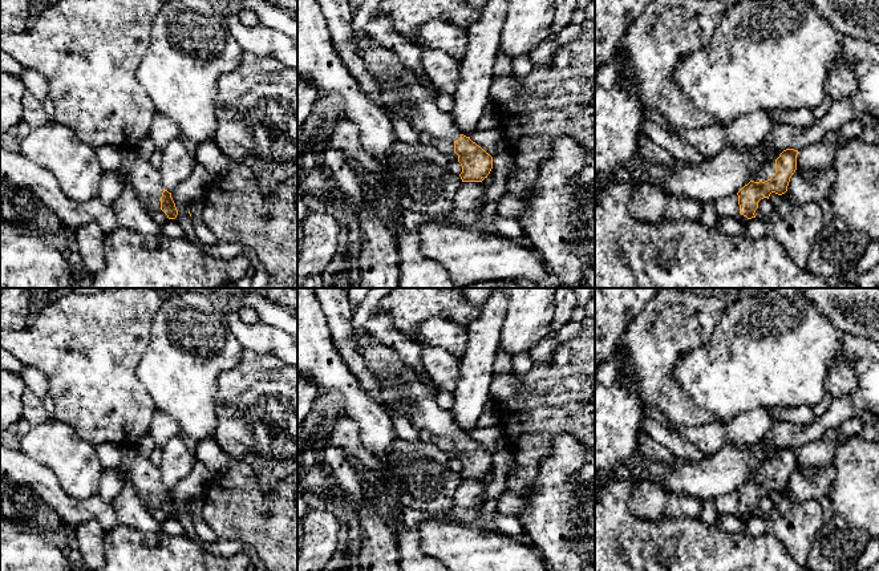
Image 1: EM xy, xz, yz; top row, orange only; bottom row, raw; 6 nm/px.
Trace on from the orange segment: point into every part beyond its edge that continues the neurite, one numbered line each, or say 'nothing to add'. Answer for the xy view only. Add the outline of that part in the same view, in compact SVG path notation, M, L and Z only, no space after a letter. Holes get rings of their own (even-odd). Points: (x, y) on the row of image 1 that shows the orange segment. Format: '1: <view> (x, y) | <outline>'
1: xy (145, 179) | M130 151L125 154L120 173L127 178L143 207L161 208L163 186L158 167Z

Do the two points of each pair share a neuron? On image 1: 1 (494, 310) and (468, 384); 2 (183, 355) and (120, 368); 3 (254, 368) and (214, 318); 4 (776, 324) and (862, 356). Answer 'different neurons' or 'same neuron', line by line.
1: same neuron
2: different neurons
3: different neurons
4: different neurons

